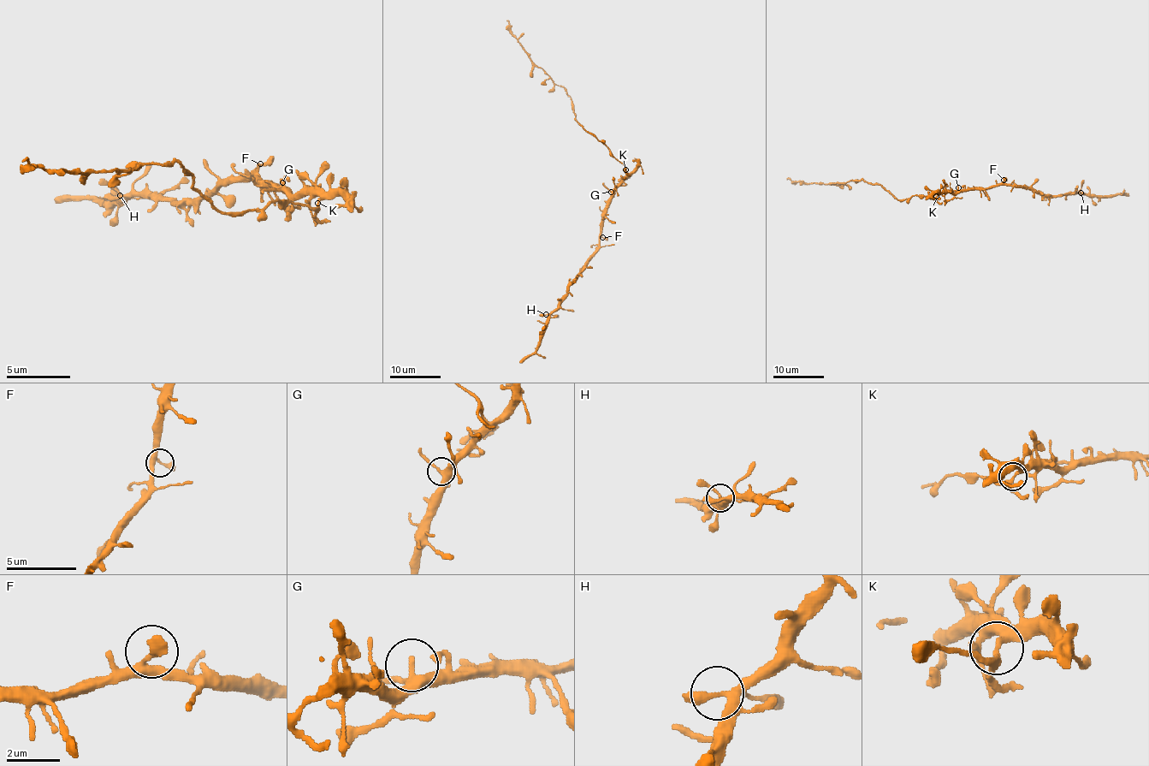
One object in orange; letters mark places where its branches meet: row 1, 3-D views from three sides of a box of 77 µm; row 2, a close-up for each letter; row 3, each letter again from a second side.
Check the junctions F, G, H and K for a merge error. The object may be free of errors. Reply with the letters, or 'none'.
K

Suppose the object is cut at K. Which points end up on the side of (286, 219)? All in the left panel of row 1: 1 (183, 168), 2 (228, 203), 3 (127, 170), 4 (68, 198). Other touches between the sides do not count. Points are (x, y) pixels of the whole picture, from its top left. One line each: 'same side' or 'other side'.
1: other side
2: same side
3: other side
4: same side

